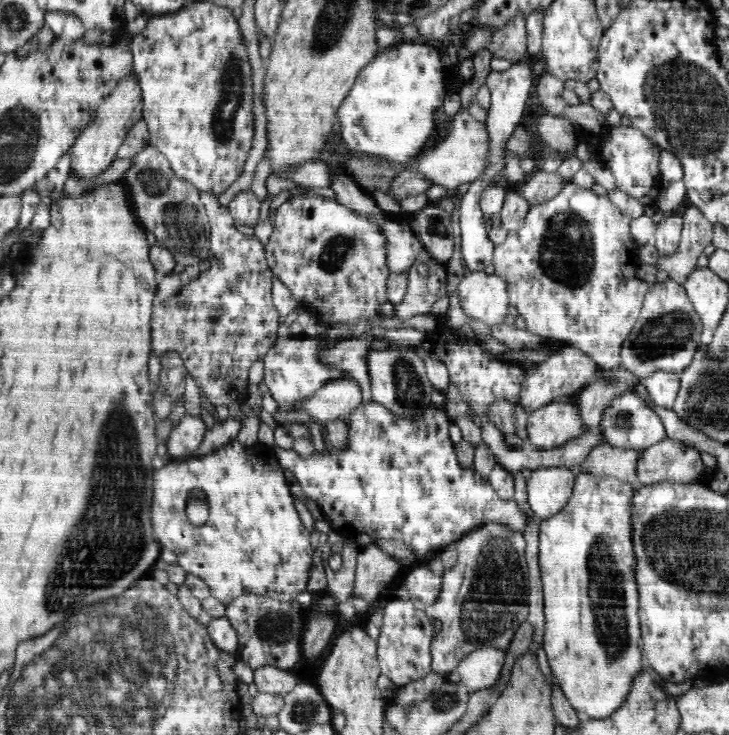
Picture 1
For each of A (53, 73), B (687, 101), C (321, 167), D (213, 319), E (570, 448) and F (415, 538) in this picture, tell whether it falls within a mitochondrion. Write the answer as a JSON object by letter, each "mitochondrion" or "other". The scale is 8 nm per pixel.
{"A":"other","B":"mitochondrion","C":"other","D":"mitochondrion","E":"other","F":"other"}

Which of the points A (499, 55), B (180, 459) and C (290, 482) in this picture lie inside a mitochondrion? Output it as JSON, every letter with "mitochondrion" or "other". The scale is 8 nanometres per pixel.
{"A":"other","B":"other","C":"other"}

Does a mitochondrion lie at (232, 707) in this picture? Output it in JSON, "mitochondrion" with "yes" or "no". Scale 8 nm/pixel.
{"mitochondrion":"no"}

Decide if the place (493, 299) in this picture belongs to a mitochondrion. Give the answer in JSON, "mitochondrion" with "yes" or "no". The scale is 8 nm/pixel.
{"mitochondrion":"no"}

